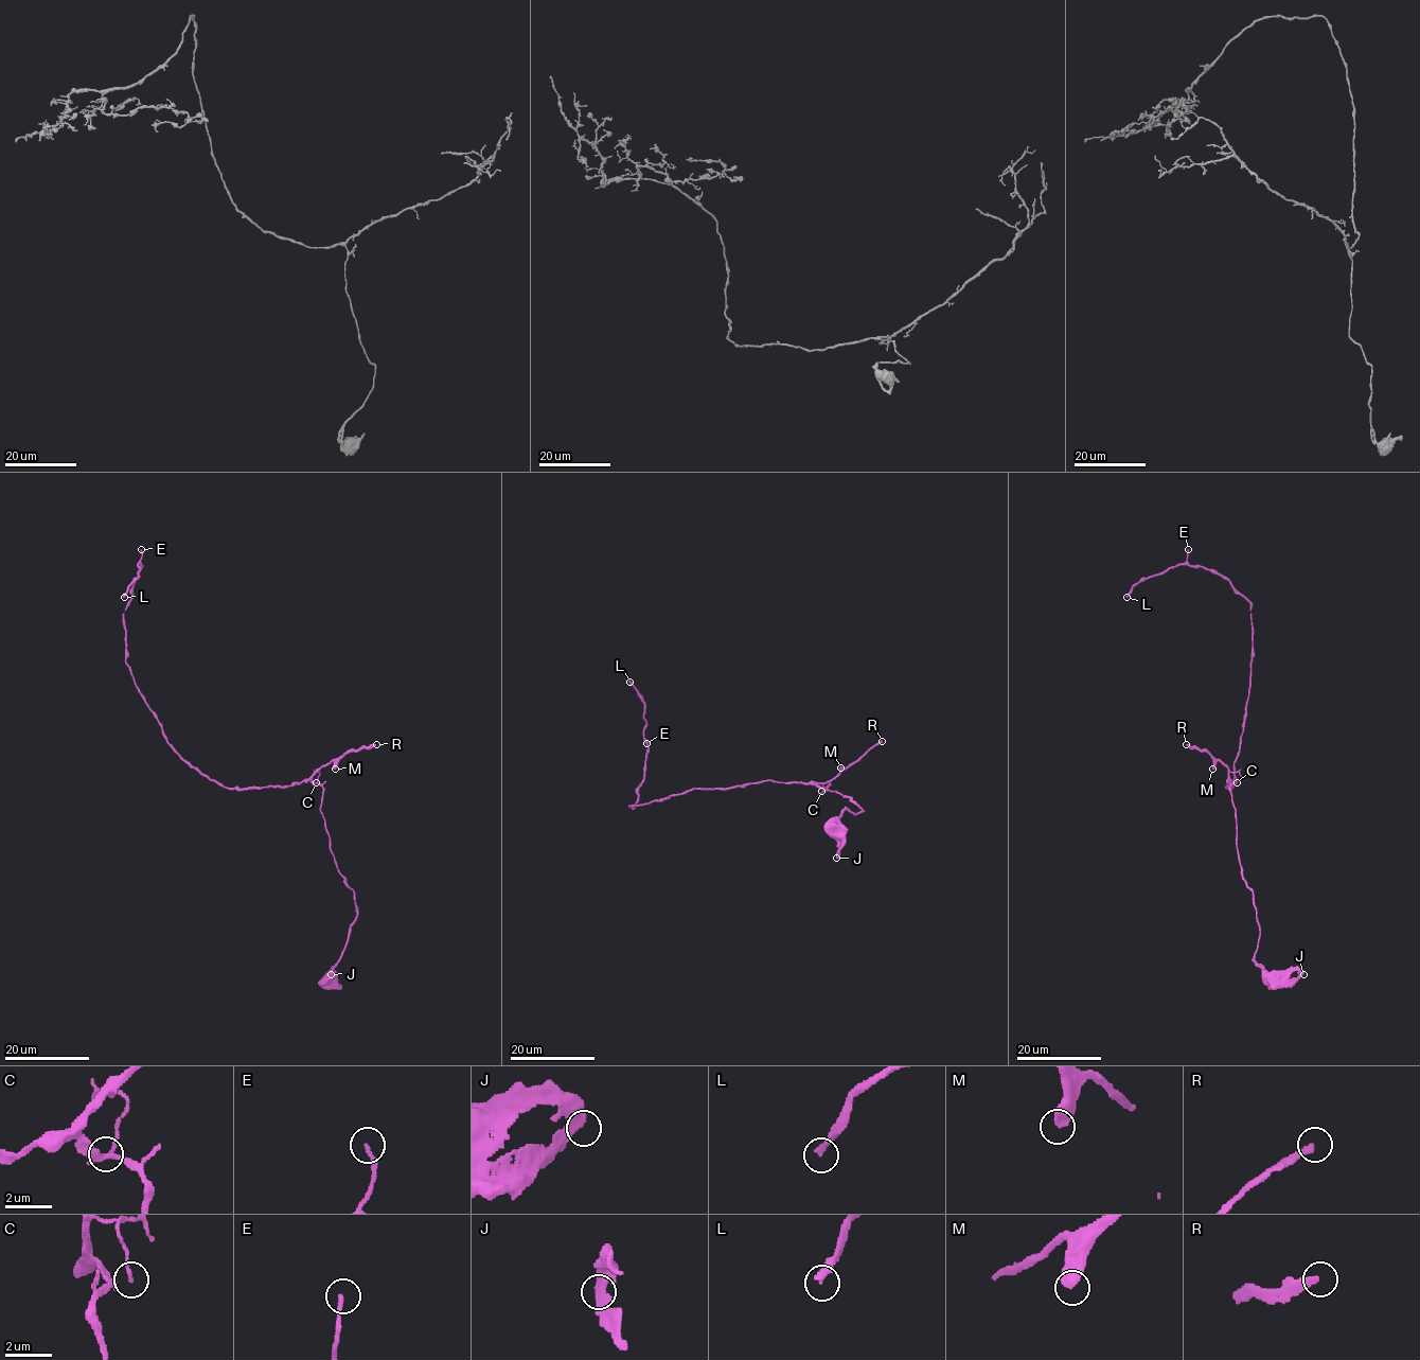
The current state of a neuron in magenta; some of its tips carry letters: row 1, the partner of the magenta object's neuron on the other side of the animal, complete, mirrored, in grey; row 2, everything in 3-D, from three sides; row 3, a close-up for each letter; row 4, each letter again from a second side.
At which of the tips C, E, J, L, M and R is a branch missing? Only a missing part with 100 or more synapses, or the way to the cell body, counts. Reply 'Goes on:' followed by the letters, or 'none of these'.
Goes on: L, R

